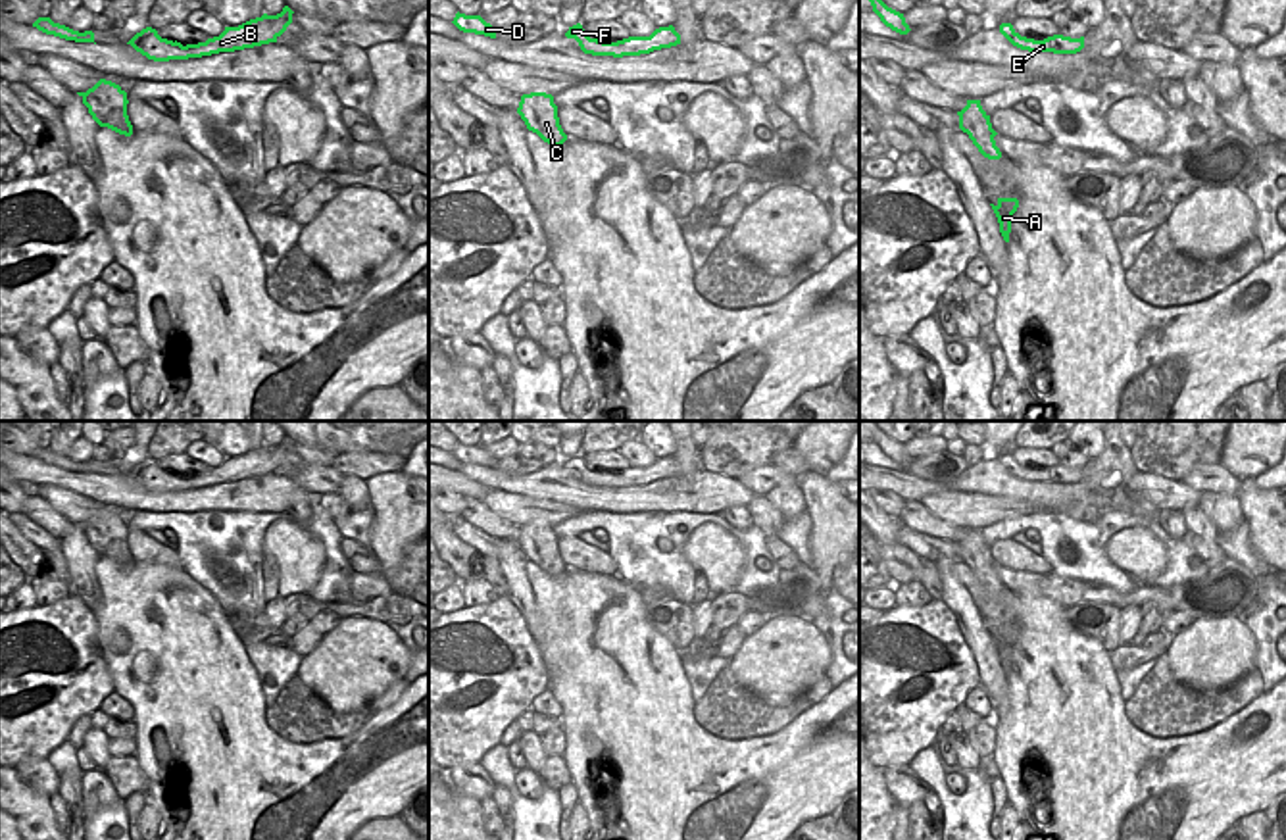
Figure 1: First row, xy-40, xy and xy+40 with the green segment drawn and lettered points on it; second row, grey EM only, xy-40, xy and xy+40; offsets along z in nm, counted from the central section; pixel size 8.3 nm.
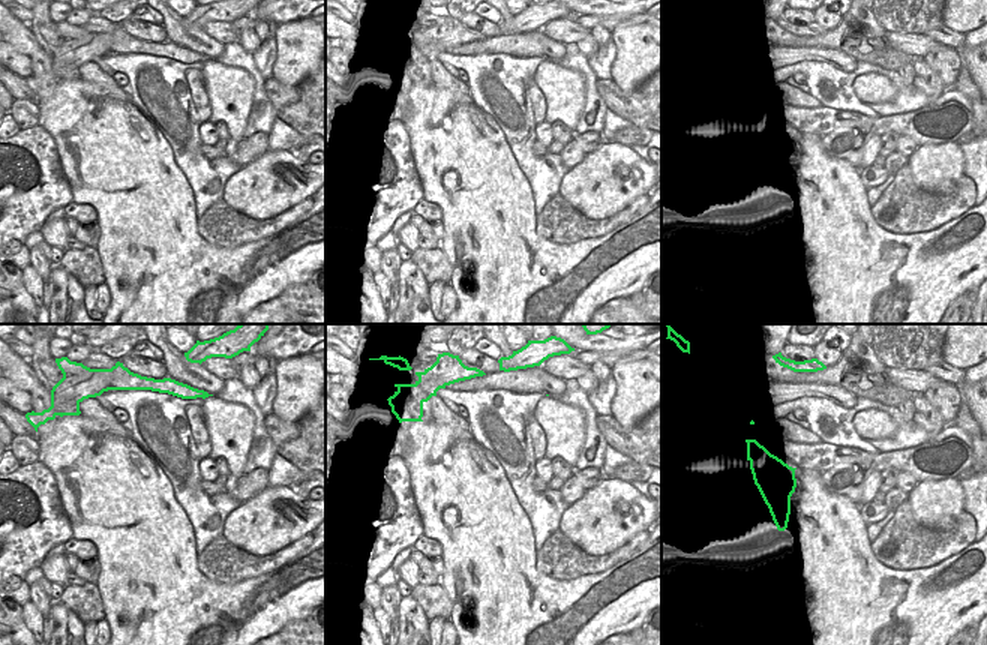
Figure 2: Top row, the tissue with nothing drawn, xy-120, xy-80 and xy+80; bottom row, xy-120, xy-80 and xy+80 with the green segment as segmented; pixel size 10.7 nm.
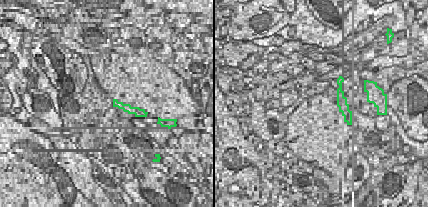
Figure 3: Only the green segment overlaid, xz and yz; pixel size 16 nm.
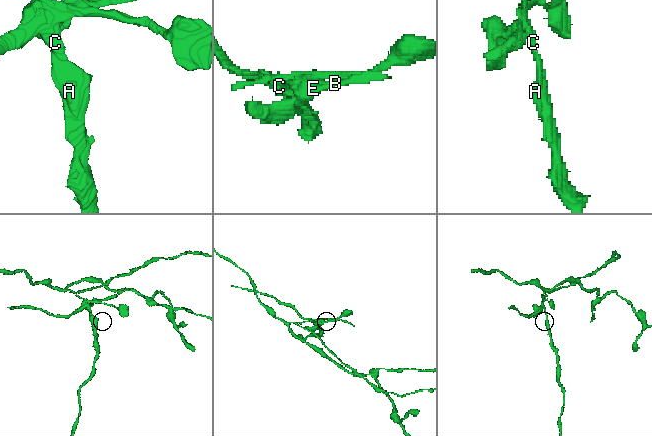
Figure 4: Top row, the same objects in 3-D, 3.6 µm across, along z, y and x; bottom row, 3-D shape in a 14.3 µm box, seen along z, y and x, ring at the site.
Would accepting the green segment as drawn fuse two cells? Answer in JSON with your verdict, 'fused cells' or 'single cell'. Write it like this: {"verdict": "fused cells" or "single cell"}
{"verdict": "fused cells"}

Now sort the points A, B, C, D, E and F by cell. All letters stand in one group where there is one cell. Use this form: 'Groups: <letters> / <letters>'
Groups: A C / B D E F.

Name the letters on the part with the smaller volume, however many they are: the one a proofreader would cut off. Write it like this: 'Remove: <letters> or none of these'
Remove: A, C

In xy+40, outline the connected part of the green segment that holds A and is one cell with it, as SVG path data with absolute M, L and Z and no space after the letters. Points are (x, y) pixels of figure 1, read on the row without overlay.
M998 629L998 634L990 634L998 654L1000 654L1000 663L1003 667L1005 673L1009 673L1009 663L1011 663L1011 648L1019 638L1019 630L1017 629Z

